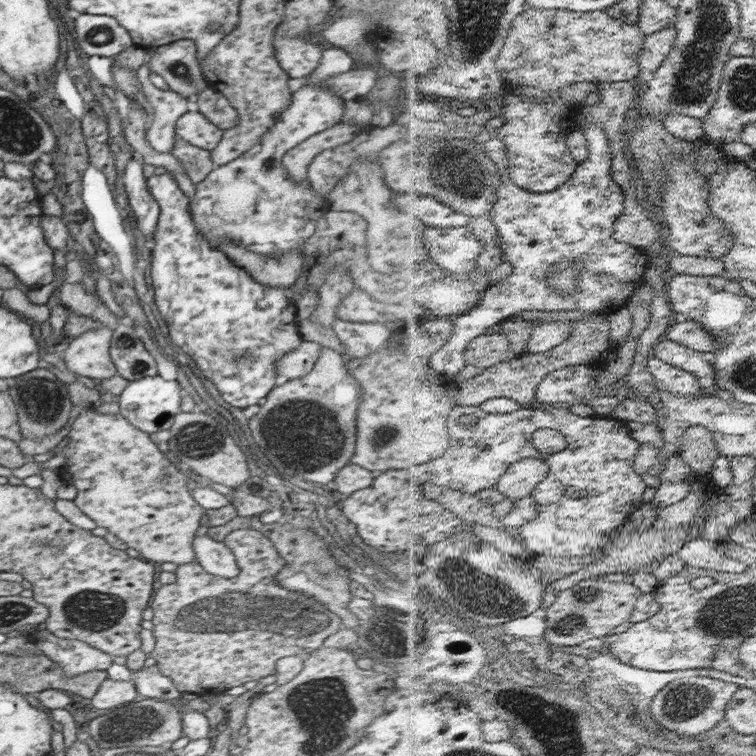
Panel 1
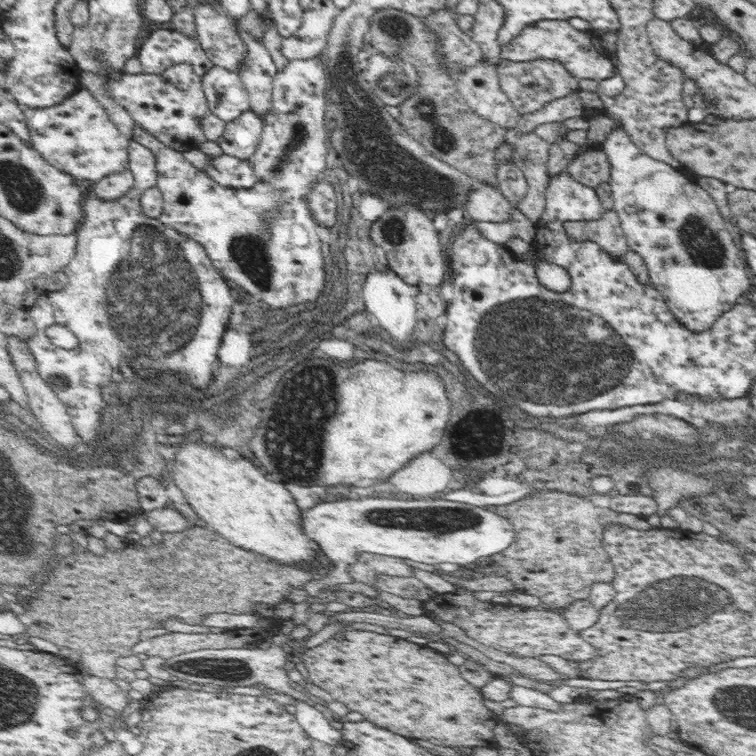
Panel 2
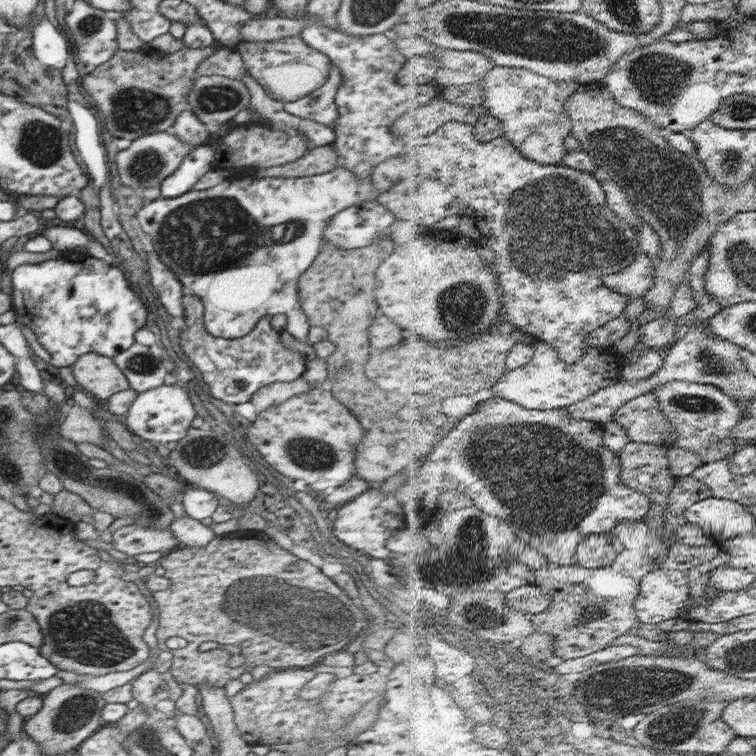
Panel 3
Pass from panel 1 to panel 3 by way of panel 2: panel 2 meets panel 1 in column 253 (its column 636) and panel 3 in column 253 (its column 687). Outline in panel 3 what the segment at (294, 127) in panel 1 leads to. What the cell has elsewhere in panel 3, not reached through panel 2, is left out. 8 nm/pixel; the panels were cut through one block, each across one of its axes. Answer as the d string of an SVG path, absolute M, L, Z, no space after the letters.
M336 167L334 170L328 172L303 177L272 177L266 172L262 172L256 178L242 178L231 183L224 179L220 184L216 184L212 188L200 190L195 187L191 192L186 192L184 195L177 196L176 198L155 199L146 203L139 210L137 219L144 233L150 237L154 245L154 250L156 250L159 256L159 260L174 272L174 275L182 284L183 294L195 294L201 299L204 306L204 326L212 336L222 339L240 339L245 334L250 333L262 317L283 314L287 319L286 330L298 341L310 344L307 337L311 324L301 309L298 294L298 285L302 274L314 263L314 260L323 249L325 231L326 228L329 228L331 218L338 215L342 210L346 210L346 208L364 204L366 201L375 202L382 192L383 190L380 190L374 185L371 177L362 179L362 177L358 177L356 173L344 167Z

